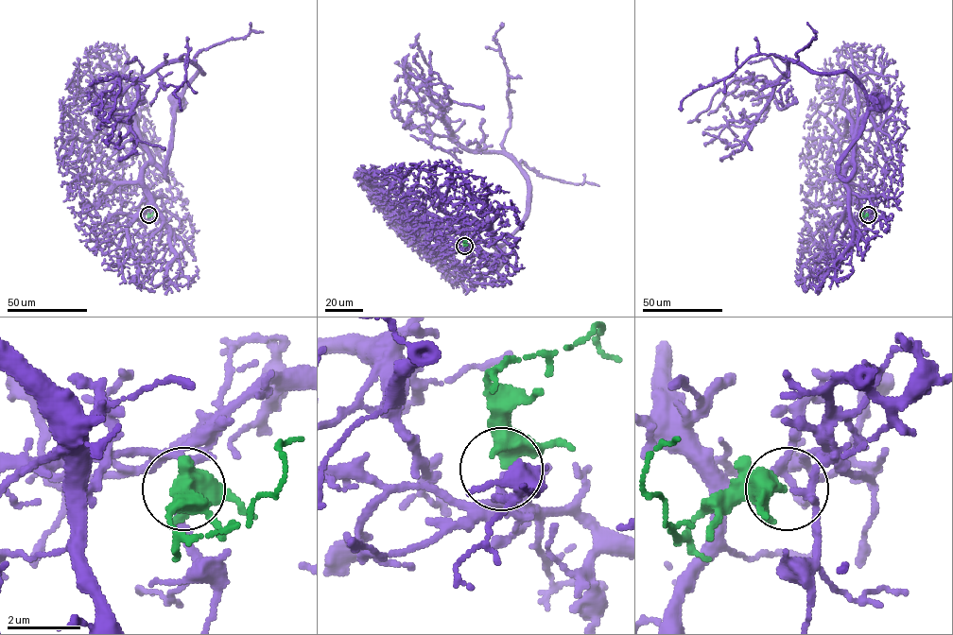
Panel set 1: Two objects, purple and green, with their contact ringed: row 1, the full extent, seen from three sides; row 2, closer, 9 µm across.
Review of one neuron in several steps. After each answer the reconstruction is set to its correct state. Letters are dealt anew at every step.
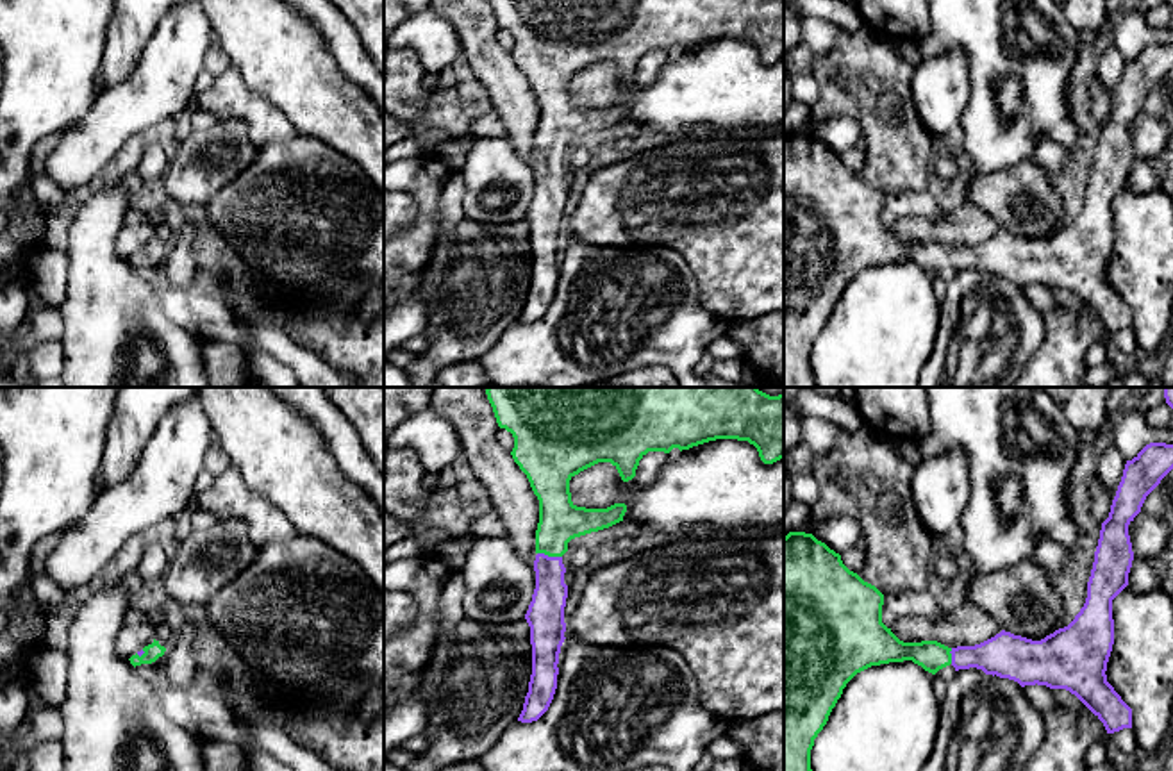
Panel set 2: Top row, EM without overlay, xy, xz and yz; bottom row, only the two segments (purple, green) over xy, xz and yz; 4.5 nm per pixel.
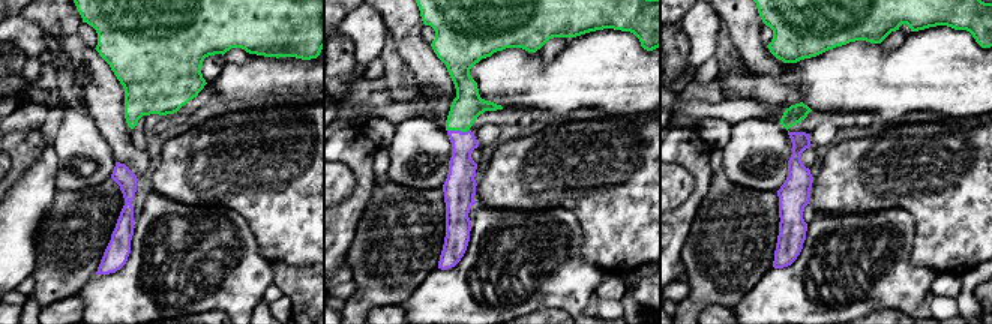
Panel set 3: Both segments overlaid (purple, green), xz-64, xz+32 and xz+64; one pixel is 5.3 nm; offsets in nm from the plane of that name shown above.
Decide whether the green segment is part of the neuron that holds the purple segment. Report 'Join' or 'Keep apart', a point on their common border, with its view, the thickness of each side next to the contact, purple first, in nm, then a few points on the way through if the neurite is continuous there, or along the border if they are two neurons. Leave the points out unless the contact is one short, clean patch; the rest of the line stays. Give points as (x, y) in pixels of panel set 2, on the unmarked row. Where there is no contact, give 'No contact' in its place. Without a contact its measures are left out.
Join. Touches purple at xz (550, 157). Thickness 160 nm (purple) against 190 nm

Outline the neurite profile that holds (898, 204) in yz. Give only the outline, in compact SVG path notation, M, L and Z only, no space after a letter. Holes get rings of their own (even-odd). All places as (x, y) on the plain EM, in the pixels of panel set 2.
M893 191L884 195L882 223L891 228L902 218L927 218L937 221L944 212L936 205L928 191Z

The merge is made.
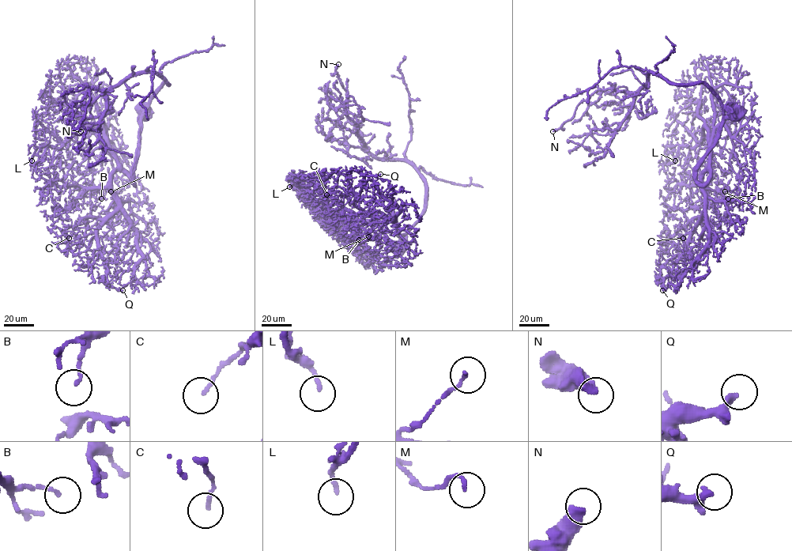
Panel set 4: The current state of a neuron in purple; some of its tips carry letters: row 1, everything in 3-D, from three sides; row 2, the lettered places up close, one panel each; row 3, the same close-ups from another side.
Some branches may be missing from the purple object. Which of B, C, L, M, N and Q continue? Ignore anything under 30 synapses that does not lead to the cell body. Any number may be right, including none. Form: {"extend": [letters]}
{"extend": []}

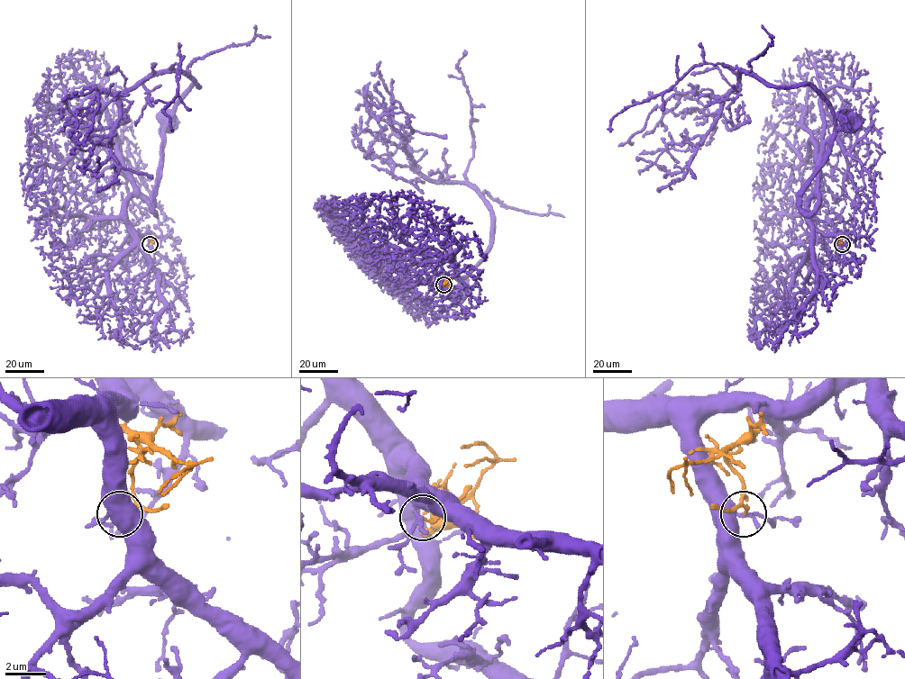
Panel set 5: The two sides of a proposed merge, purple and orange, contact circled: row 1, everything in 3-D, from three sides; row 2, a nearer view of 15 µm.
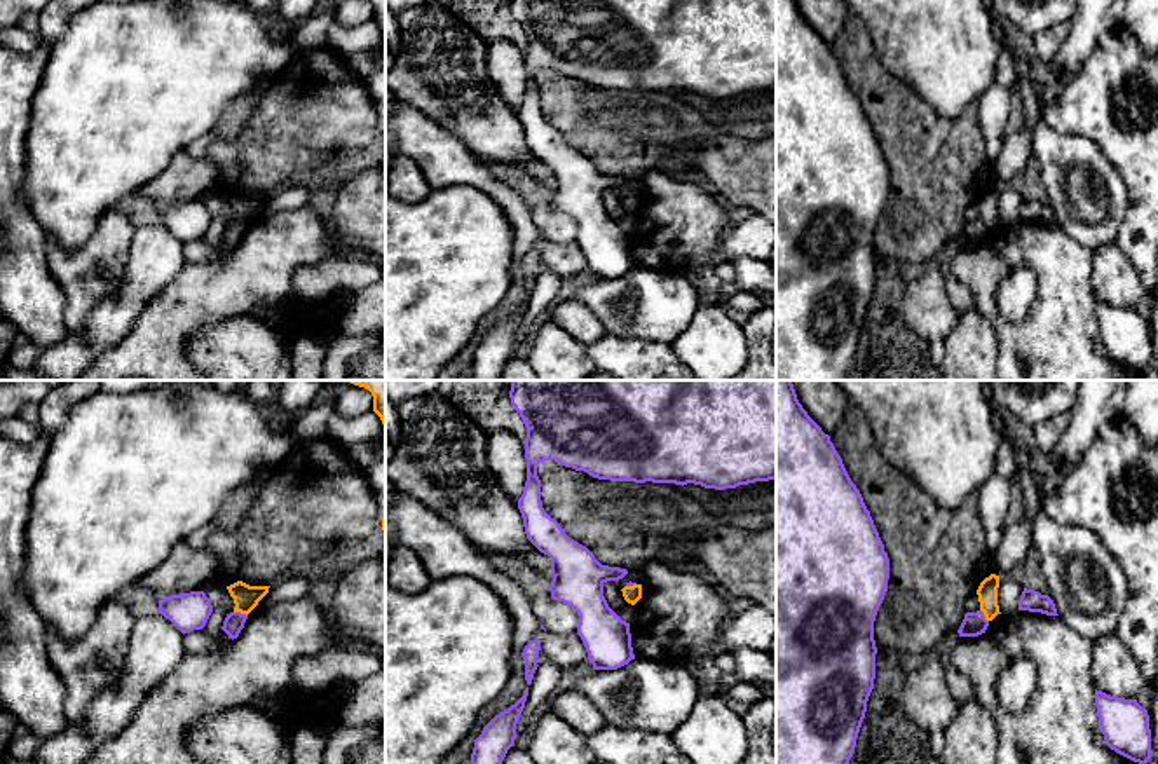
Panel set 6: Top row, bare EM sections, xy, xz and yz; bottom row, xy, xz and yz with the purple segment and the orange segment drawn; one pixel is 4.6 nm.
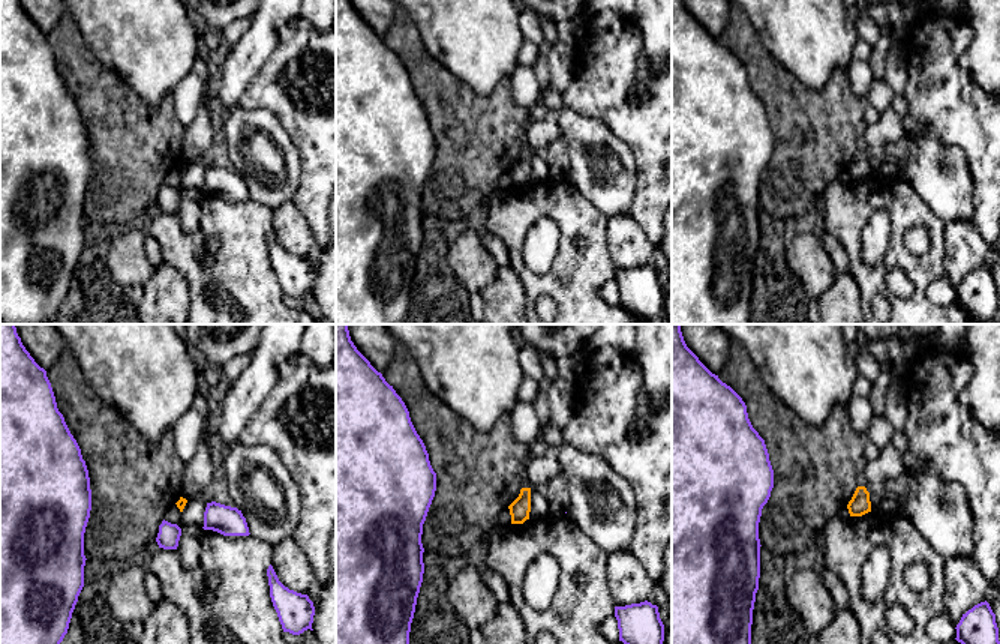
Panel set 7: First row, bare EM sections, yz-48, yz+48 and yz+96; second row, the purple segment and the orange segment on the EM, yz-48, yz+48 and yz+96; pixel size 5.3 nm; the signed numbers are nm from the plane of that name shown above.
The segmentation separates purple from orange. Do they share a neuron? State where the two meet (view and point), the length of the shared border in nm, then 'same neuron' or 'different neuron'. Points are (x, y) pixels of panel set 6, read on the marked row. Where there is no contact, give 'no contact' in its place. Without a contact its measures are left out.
contact xy (239, 613); length 70 nm; different neuron

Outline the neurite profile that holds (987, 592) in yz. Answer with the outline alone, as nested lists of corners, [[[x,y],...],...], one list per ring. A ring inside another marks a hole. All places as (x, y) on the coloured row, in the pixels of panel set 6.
[[[991,574],[980,583],[977,590],[980,611],[984,612],[987,621],[992,621],[998,614],[1001,614],[998,605],[998,588],[999,576]]]

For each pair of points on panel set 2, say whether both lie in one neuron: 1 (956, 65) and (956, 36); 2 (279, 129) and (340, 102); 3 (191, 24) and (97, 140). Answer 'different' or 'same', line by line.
1: different
2: different
3: same

